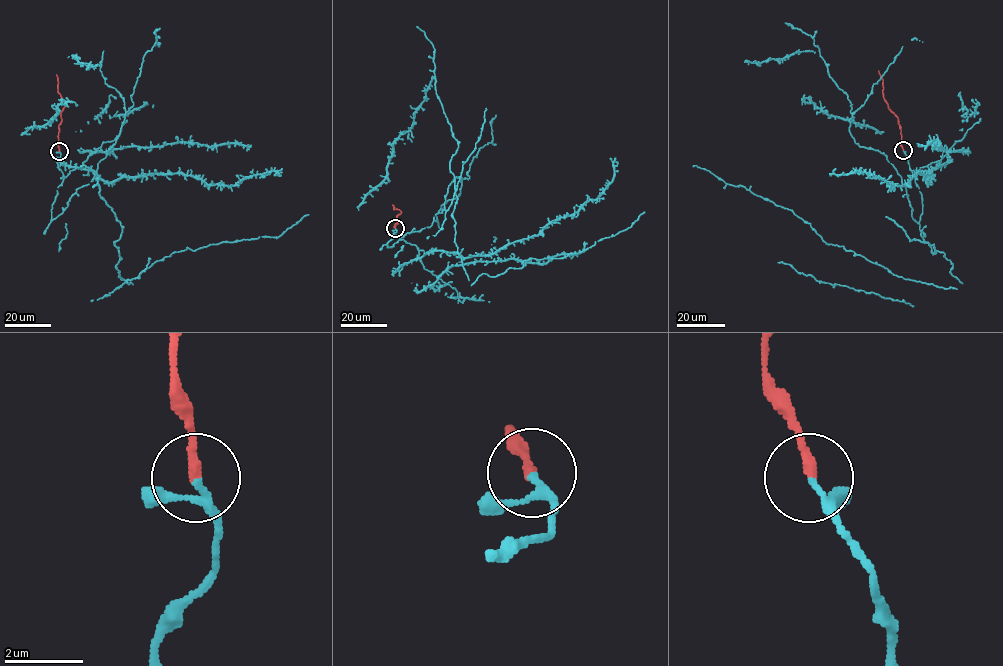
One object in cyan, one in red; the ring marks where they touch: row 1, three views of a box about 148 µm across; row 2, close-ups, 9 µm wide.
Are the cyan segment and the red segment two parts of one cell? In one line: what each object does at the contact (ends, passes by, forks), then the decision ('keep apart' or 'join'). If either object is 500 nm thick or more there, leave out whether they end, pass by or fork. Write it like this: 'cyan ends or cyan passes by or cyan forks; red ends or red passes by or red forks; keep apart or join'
cyan passes by; red ends; join

